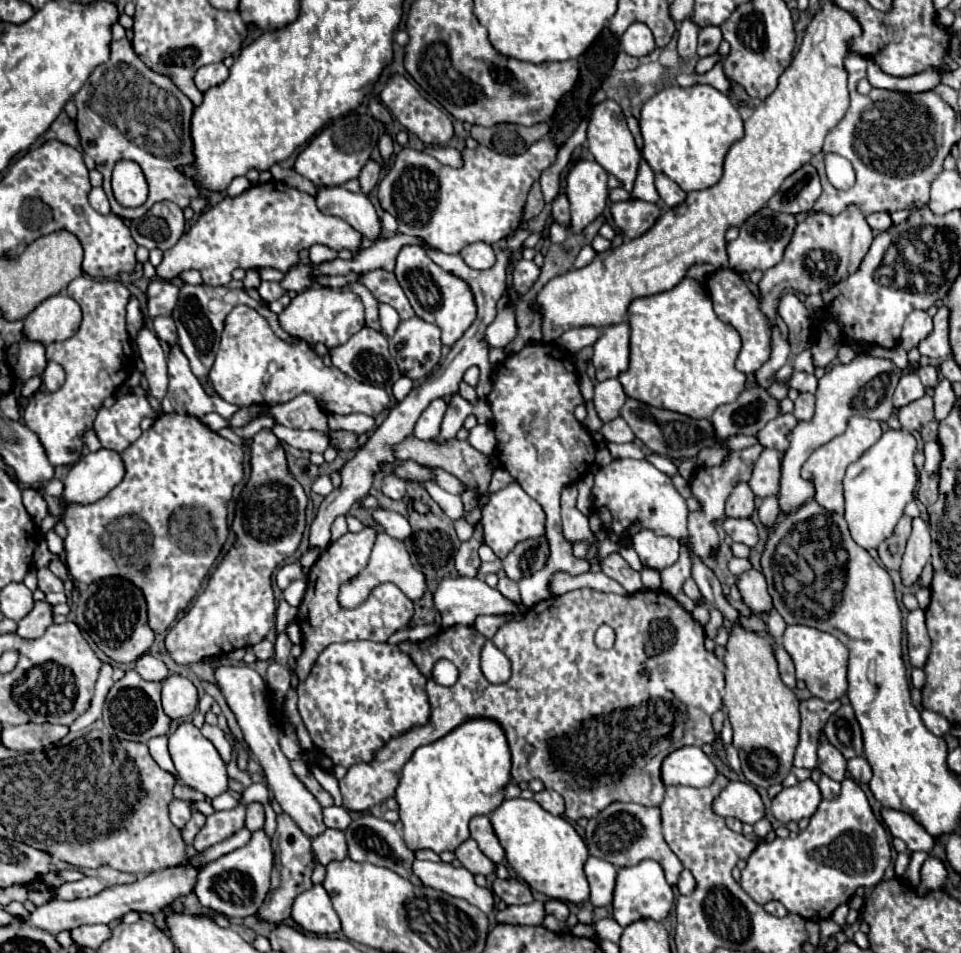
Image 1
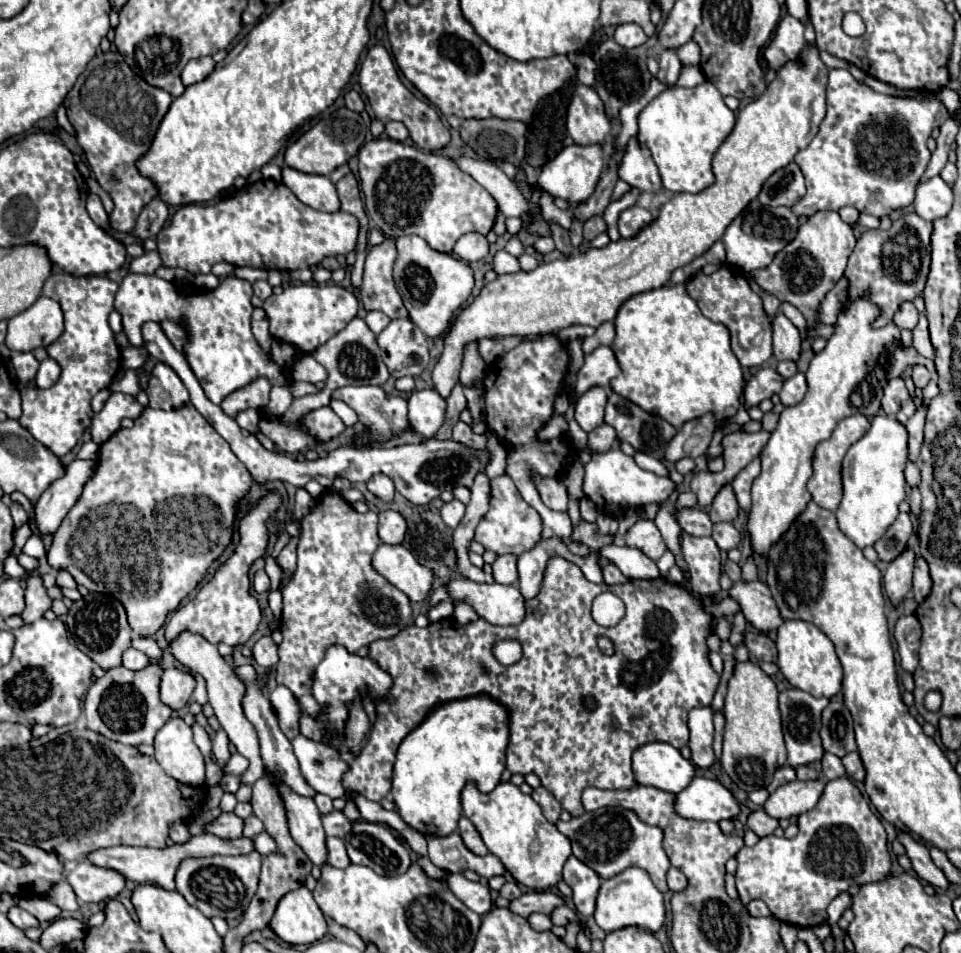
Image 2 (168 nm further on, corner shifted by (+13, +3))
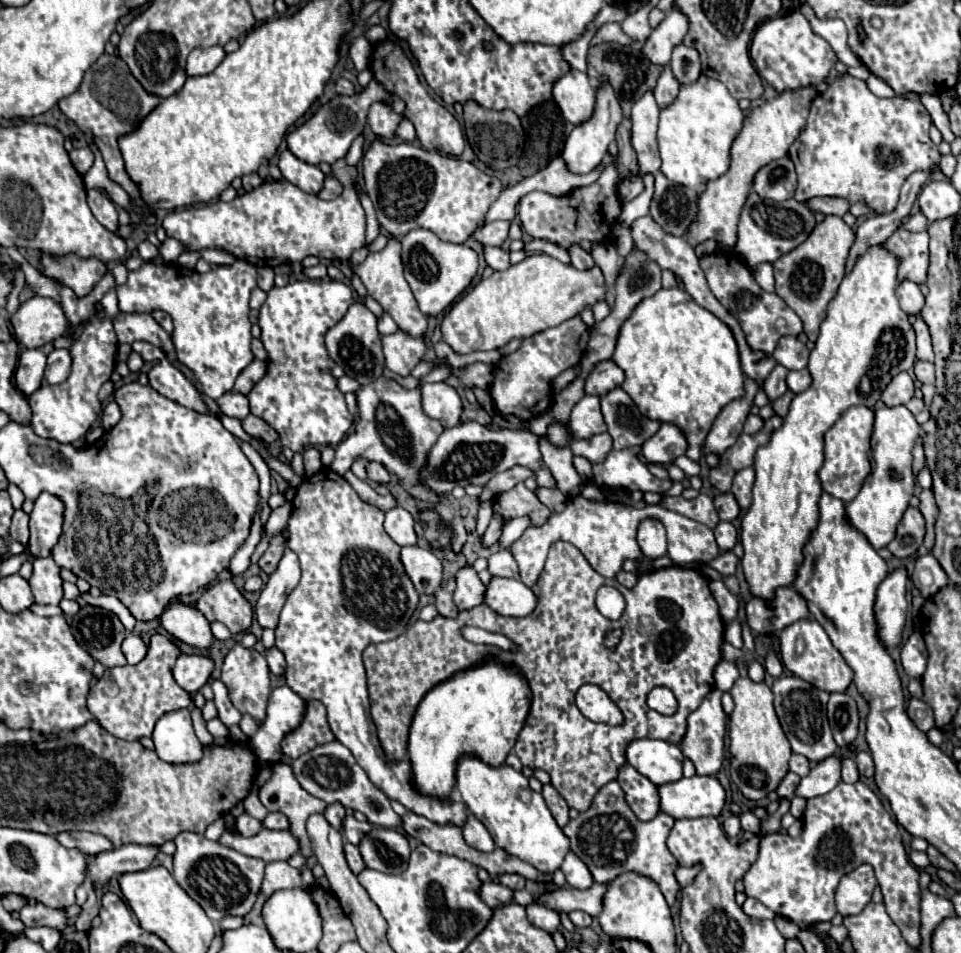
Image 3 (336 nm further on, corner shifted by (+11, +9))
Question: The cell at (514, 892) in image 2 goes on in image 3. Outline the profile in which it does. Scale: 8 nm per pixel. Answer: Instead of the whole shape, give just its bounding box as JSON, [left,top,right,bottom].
[500,875,526,891]

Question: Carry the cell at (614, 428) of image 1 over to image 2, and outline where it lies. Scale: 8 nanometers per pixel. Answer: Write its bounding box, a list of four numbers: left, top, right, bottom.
[588,423,616,453]

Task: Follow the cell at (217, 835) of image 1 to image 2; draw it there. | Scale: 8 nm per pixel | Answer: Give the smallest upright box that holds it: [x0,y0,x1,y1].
[204,813,242,839]

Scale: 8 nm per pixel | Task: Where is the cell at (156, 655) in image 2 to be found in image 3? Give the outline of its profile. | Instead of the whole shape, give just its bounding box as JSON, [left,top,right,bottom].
[81,592,136,631]

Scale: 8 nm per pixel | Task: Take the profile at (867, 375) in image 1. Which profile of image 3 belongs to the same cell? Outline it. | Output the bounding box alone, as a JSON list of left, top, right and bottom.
[740,245,916,601]

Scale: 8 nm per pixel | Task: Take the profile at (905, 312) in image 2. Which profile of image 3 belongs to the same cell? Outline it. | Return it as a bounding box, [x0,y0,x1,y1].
[896,281,924,315]

